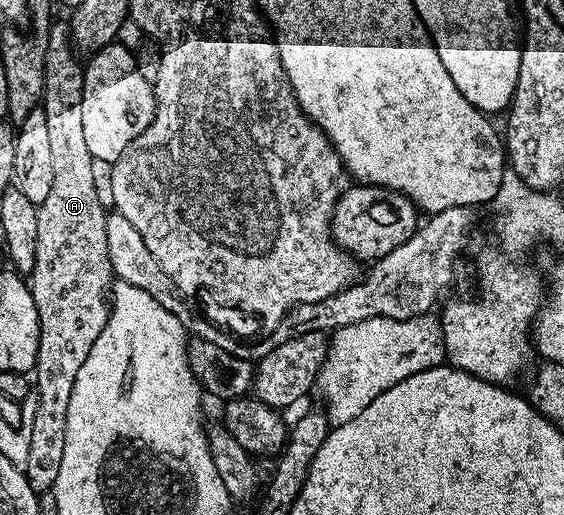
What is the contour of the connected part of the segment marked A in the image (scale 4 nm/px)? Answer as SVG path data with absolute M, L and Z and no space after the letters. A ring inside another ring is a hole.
M52 22L47 36L47 52L43 55L41 109L49 124L53 185L49 197L38 204L37 257L29 276L39 318L39 345L33 368L33 391L36 396L39 394L39 408L29 419L29 458L21 469L36 493L55 489L65 454L69 397L73 397L73 385L77 373L81 373L83 359L89 349L93 349L93 341L101 337L111 315L109 300L116 282L109 259L108 212L103 211L99 191L95 188L97 163L85 142L81 117L85 67L81 59L79 63L78 57L69 42L68 24ZM51 355L63 363L51 363Z

